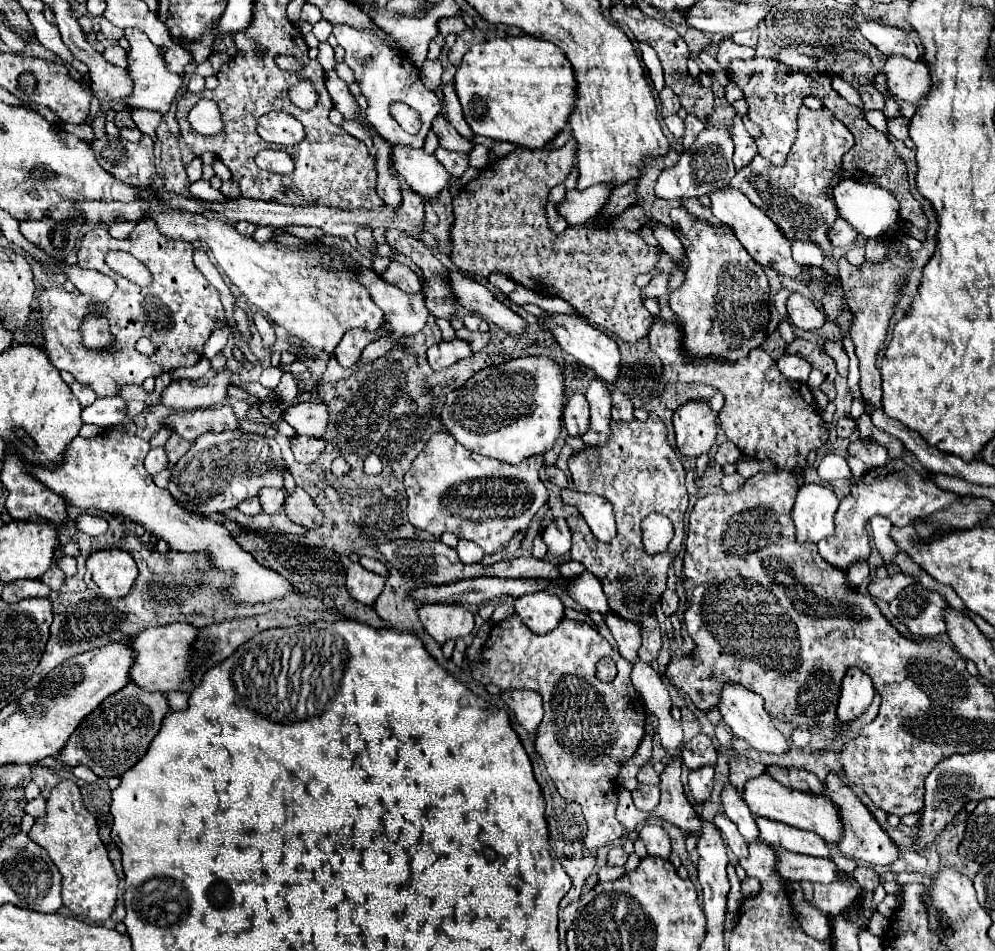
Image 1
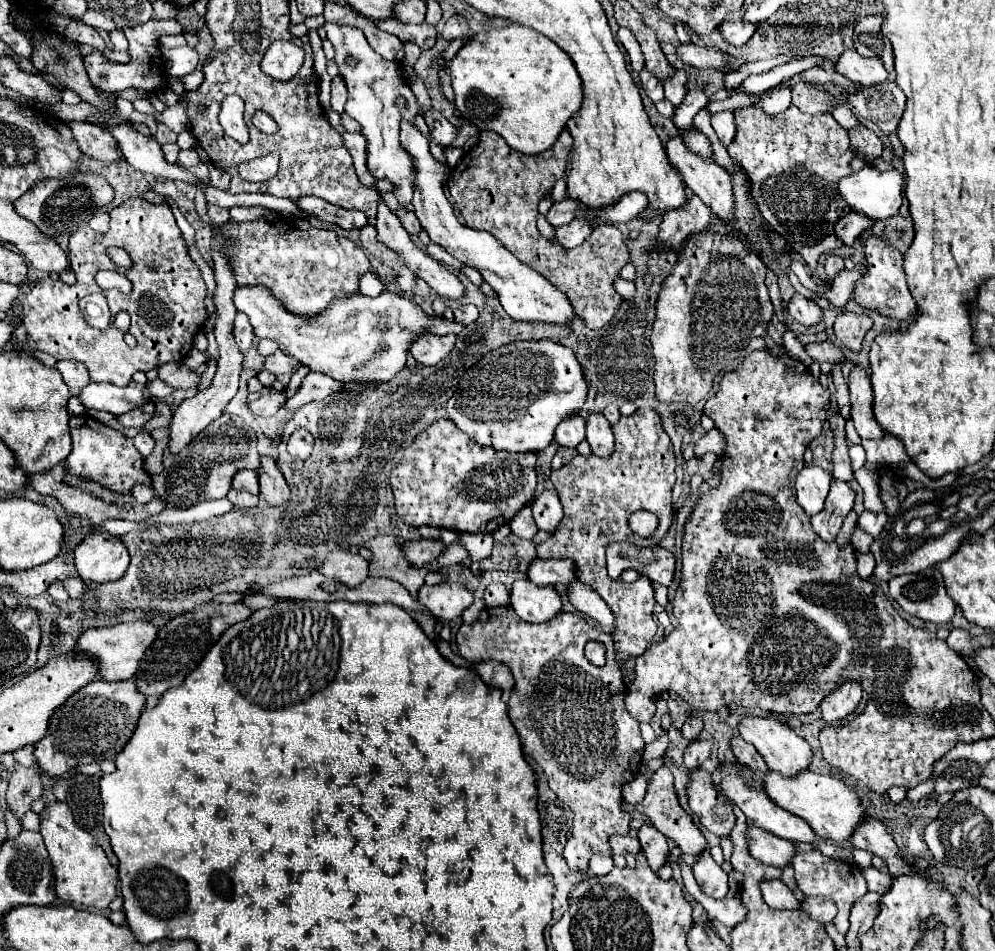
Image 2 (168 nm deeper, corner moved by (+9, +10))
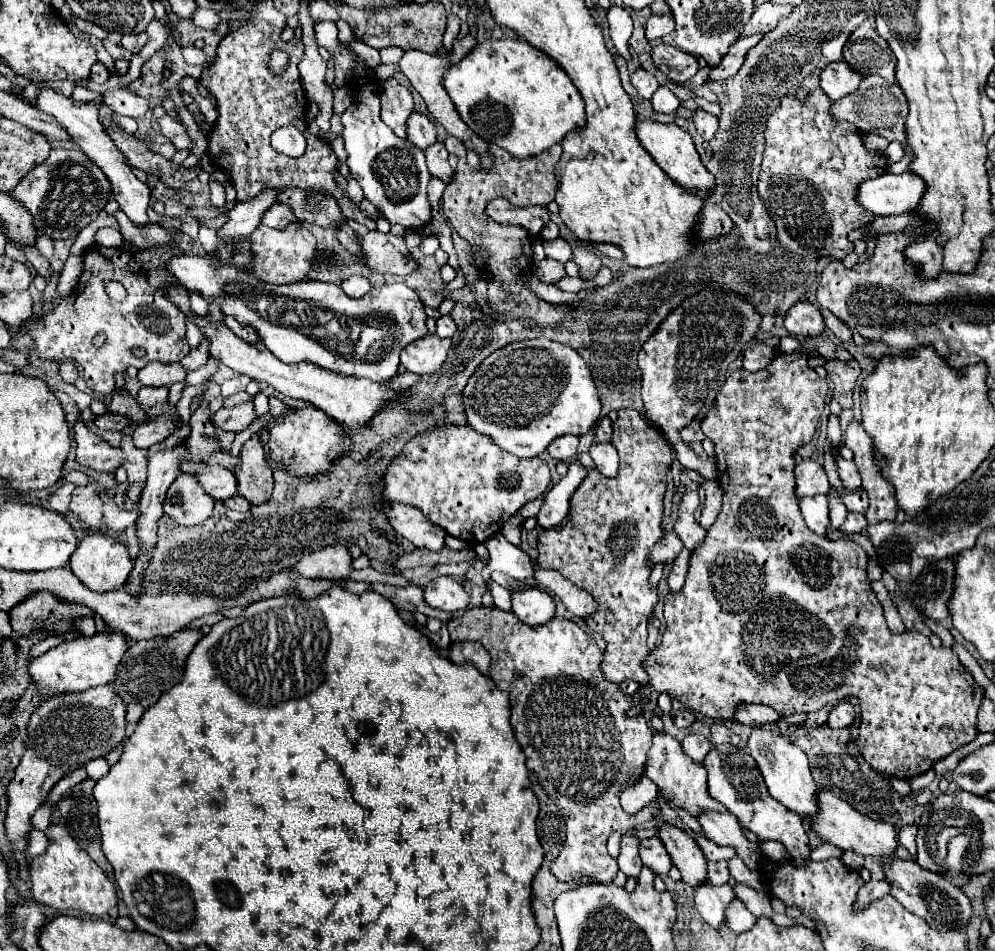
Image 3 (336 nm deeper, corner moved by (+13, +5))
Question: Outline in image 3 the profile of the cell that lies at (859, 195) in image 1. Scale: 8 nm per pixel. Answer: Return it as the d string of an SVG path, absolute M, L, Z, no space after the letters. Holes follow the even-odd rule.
M912 171L894 175L884 173L876 179L868 179L858 189L858 203L874 215L896 215L918 207L926 183Z

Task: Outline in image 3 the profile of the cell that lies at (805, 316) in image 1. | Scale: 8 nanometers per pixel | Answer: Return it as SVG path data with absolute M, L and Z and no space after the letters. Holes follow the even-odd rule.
M808 301L796 303L786 313L784 327L788 329L790 335L802 335L802 337L816 337L822 335L826 329L820 309Z

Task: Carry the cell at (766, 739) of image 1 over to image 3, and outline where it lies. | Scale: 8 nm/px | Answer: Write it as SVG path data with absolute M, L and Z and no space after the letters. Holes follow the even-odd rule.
M754 729L750 739L748 739L748 751L756 759L758 769L762 771L762 777L766 781L768 793L776 801L780 801L784 807L788 807L790 811L796 811L804 817L814 817L818 813L816 795L818 795L820 789L810 775L808 757L804 755L804 751L800 747L790 743L780 733L774 733L774 731L768 731L768 729Z

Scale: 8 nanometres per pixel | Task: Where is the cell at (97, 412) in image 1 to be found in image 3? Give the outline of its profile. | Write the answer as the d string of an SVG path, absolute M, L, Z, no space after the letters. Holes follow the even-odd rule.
M142 387L138 391L138 403L144 407L168 403L168 387Z

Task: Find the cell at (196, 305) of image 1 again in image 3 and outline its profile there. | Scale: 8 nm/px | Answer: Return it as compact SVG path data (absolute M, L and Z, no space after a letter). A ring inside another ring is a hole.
M88 249L84 271L74 291L50 315L46 315L40 325L26 325L42 359L74 359L74 363L82 367L88 387L100 395L110 395L114 391L114 373L124 373L128 365L142 369L152 361L174 363L182 361L182 357L190 353L190 347L186 343L184 313L172 305L160 289L148 285L142 267L128 251L122 249ZM106 281L122 283L128 295L122 301L112 301L104 291ZM98 331L106 333L102 347L92 345L92 339ZM132 347L142 347L146 355L142 359L134 357L130 353Z

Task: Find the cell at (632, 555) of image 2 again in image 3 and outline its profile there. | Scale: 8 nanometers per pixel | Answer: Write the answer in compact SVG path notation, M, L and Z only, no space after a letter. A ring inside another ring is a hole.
M670 531L670 533L664 535L662 543L656 543L656 545L652 547L650 561L652 561L654 565L660 563L660 561L672 563L672 561L676 559L676 555L682 551L682 547L684 547L684 543L680 541L680 537L678 537L674 531Z

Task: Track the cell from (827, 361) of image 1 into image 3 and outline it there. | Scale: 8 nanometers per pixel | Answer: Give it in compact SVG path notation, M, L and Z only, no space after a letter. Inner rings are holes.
M828 361L826 371L834 383L834 399L842 405L842 409L852 409L852 393L856 379L860 377L860 365L856 361Z

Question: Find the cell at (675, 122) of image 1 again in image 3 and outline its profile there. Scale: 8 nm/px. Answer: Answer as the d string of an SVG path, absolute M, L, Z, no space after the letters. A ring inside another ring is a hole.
M658 87L658 91L652 95L652 107L656 111L662 111L662 113L672 113L680 107L680 101L674 93L670 93L666 87Z

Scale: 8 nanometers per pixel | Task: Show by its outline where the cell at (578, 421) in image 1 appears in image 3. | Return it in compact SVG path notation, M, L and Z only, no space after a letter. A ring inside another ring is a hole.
M564 435L562 439L554 439L548 447L550 457L554 457L556 461L566 461L576 457L576 449L578 449L578 437L574 435Z

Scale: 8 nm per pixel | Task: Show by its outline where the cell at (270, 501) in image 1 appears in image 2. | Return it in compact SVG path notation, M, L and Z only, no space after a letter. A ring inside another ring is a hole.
M240 470L234 476L232 488L236 490L246 490L250 494L258 494L258 474L254 470Z

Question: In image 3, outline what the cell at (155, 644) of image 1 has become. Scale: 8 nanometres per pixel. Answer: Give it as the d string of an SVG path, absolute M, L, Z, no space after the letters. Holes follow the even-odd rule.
M110 633L110 635L92 635L92 637L78 637L66 643L60 643L58 647L46 651L44 655L36 657L28 665L30 679L34 683L34 691L42 697L48 699L52 695L60 693L82 693L86 689L98 687L98 685L108 685L114 681L116 667L126 653L126 641L124 635L120 633Z

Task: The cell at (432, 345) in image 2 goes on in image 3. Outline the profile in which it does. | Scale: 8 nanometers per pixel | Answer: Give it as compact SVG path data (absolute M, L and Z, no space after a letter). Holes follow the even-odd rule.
M426 335L422 339L416 339L402 351L400 365L410 373L430 375L442 367L450 345L452 345L450 339L440 339L438 335Z

